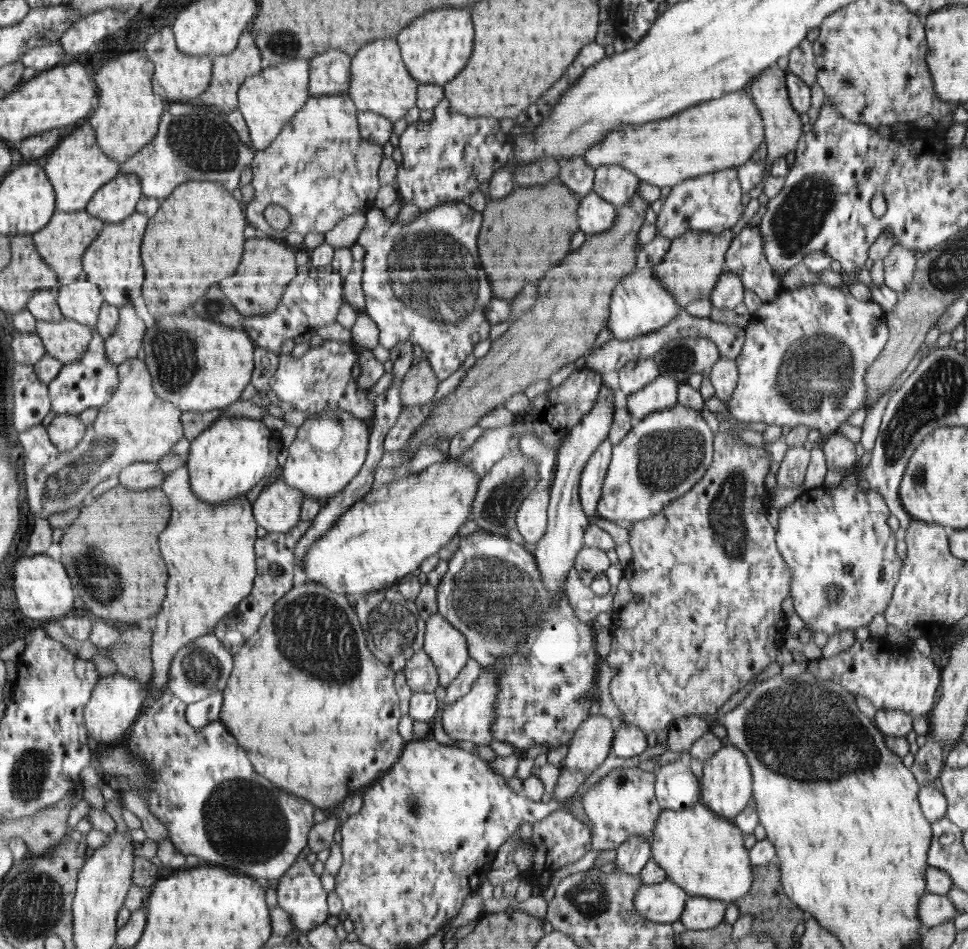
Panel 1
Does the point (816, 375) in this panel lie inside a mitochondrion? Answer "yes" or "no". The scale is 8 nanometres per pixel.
yes

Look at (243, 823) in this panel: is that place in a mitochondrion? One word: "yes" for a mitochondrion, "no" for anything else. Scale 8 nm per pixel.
yes

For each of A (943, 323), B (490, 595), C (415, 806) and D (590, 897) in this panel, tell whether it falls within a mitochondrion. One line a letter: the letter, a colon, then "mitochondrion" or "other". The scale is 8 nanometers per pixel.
A: other
B: mitochondrion
C: mitochondrion
D: mitochondrion

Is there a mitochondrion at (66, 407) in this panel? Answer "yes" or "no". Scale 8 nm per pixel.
no

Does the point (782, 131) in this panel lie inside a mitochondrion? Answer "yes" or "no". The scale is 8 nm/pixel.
no

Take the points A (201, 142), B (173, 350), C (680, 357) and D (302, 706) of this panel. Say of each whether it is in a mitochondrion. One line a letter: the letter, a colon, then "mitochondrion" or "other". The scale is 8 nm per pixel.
A: mitochondrion
B: mitochondrion
C: mitochondrion
D: other

